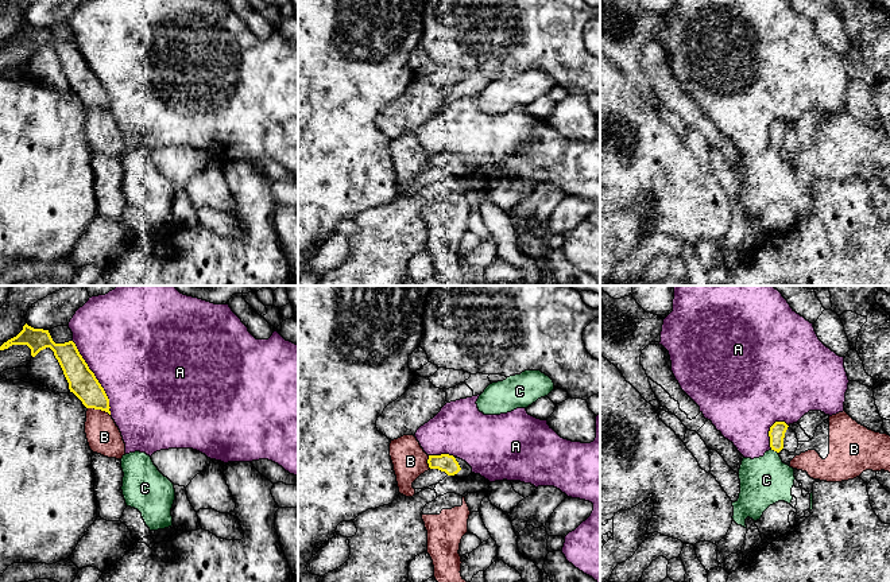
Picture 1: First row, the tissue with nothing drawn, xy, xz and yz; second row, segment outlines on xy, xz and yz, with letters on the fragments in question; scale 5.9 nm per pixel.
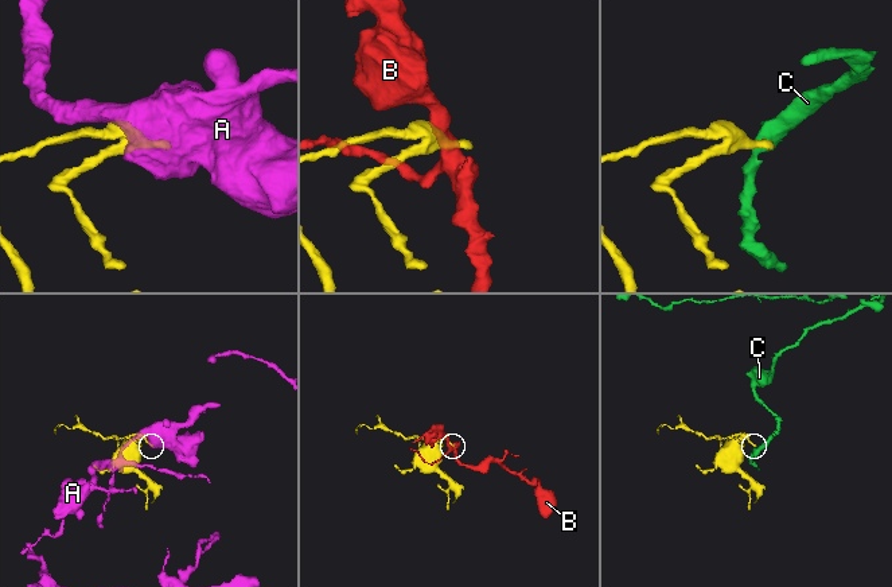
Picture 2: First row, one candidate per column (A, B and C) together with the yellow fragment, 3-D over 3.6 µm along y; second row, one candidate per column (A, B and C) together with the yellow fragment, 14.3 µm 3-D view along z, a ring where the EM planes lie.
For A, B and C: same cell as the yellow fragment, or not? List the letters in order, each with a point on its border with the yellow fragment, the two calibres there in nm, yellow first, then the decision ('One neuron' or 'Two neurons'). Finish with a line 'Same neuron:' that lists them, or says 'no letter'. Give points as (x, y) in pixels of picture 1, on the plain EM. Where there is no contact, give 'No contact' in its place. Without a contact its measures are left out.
A: Touches yellow at xy (95, 76). Thickness 170 nm (yellow) against 480 nm. Two neurons
B: Touches yellow at xy (99, 107). Thickness 170 nm (yellow) against 200 nm. Two neurons
C: Touches yellow at yz (774, 148). Thickness 100 nm (yellow) against 280 nm. Two neurons
Same neuron: no letter

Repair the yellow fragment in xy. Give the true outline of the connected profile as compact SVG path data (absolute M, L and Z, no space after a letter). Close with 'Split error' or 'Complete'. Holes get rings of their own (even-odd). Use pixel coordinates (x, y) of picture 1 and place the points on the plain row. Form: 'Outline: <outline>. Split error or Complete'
Outline: M26 22L16 35L0 44L0 48L8 47L12 43L27 43L31 47L32 55L40 48L50 46L63 69L70 90L73 90L86 106L101 108L111 113L109 97L104 86L89 67L73 39L55 42L49 28L34 27Z. Complete

